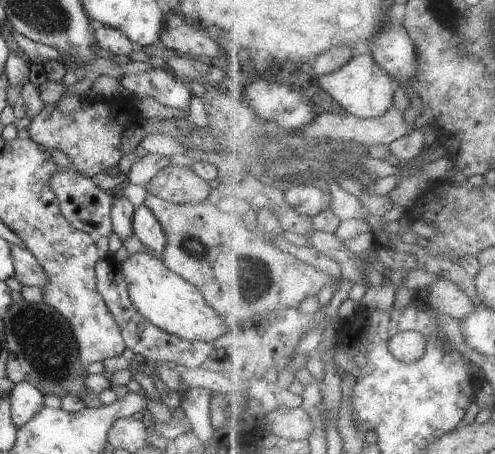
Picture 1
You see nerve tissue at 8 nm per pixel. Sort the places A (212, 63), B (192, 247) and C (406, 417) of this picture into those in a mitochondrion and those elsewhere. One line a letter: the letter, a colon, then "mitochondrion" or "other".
A: other
B: mitochondrion
C: mitochondrion

